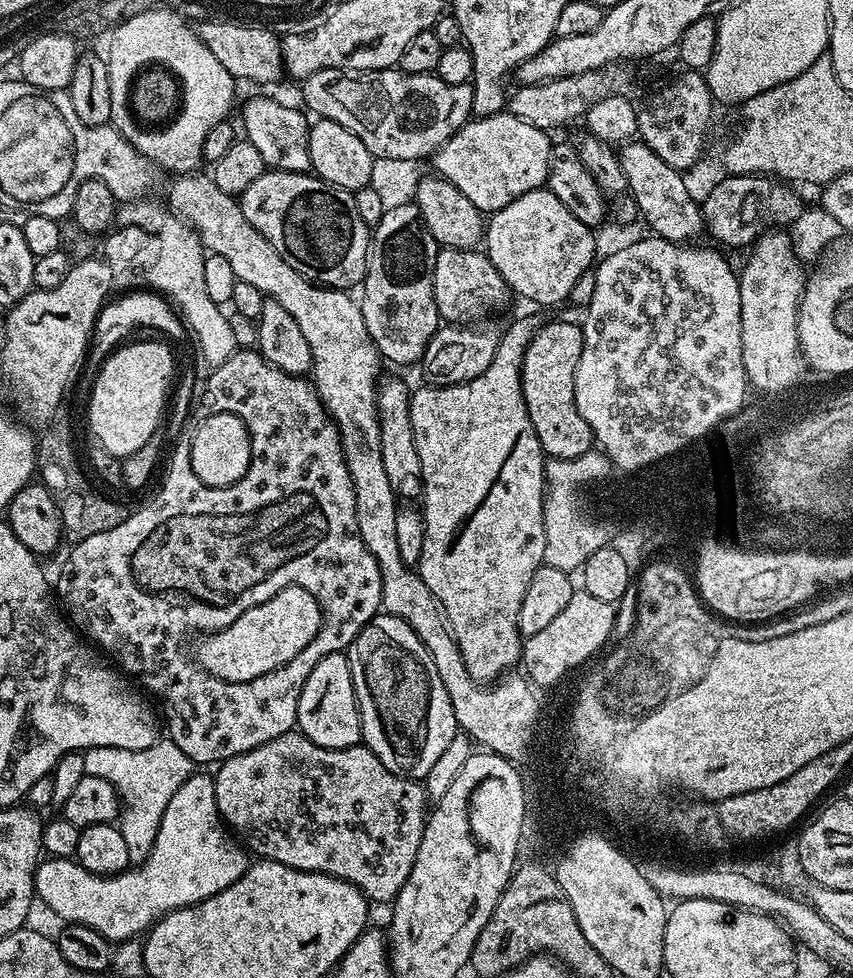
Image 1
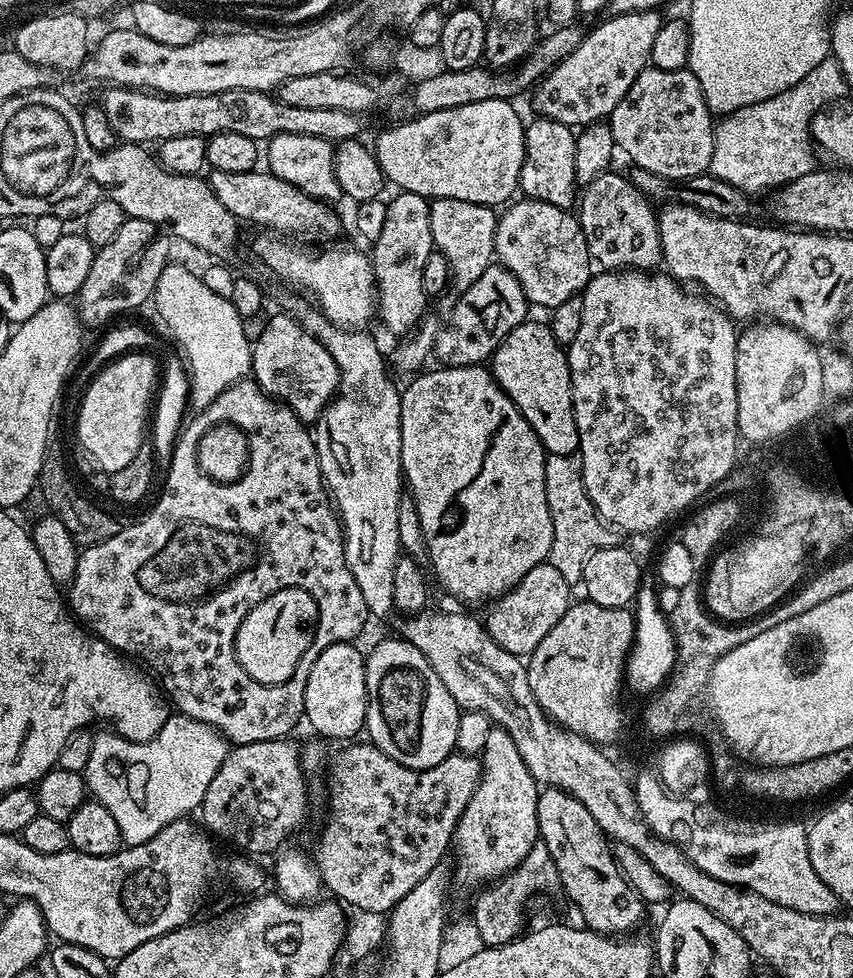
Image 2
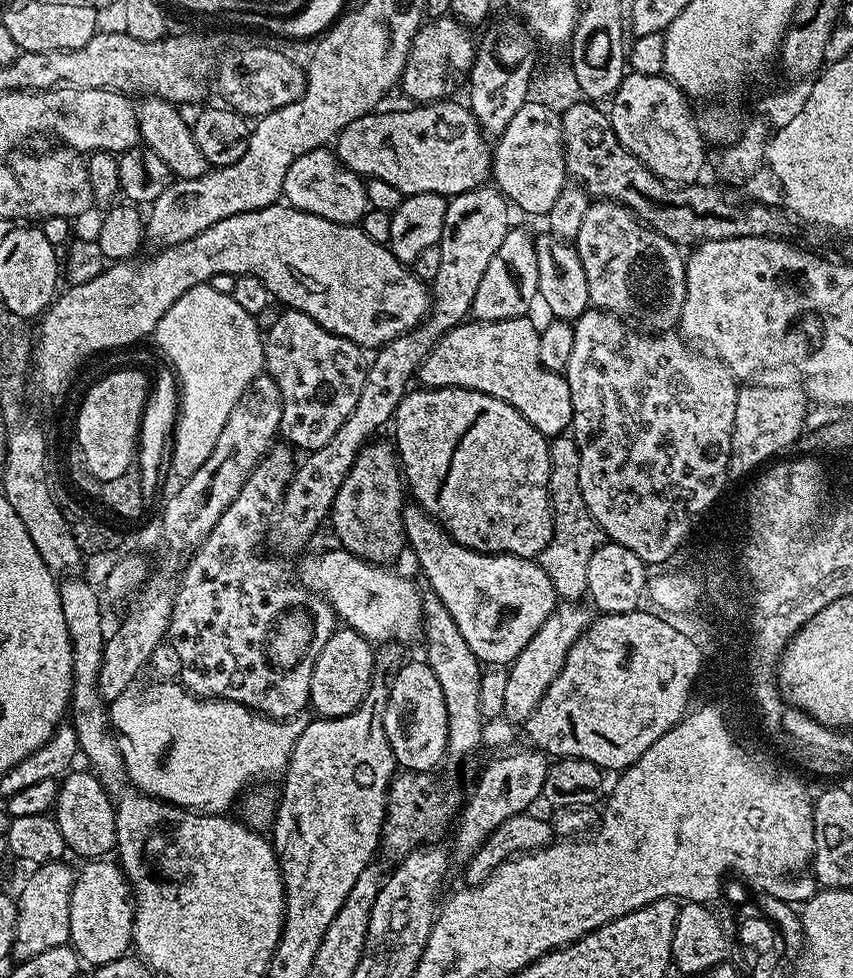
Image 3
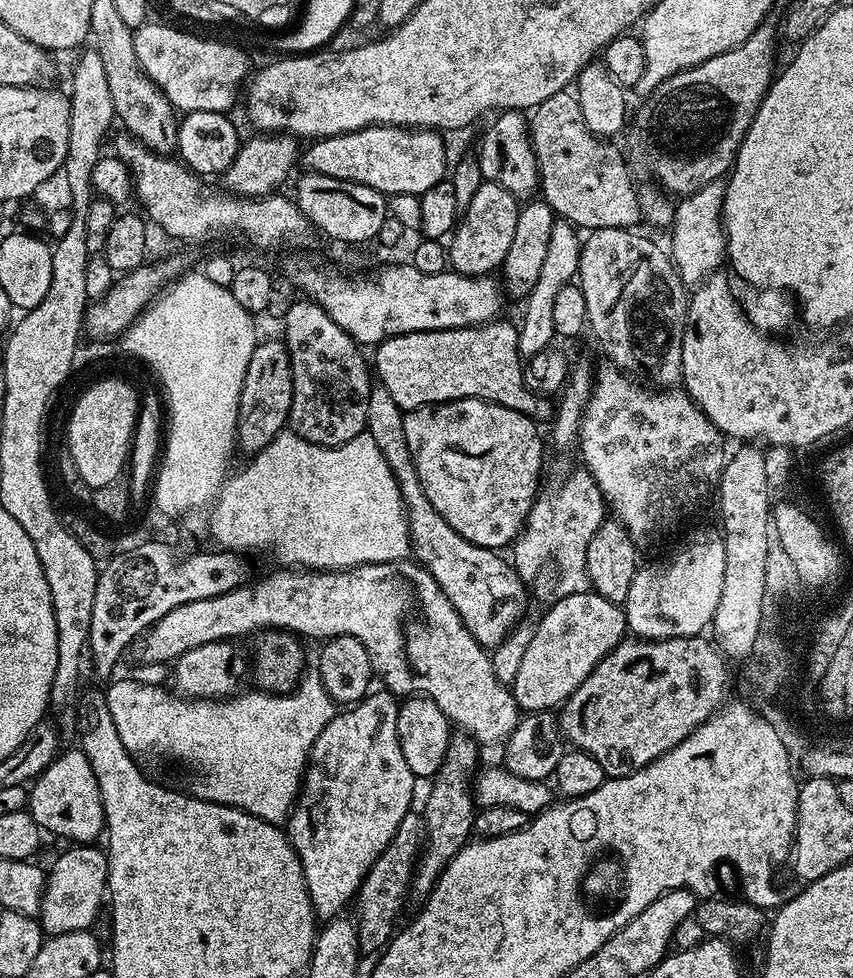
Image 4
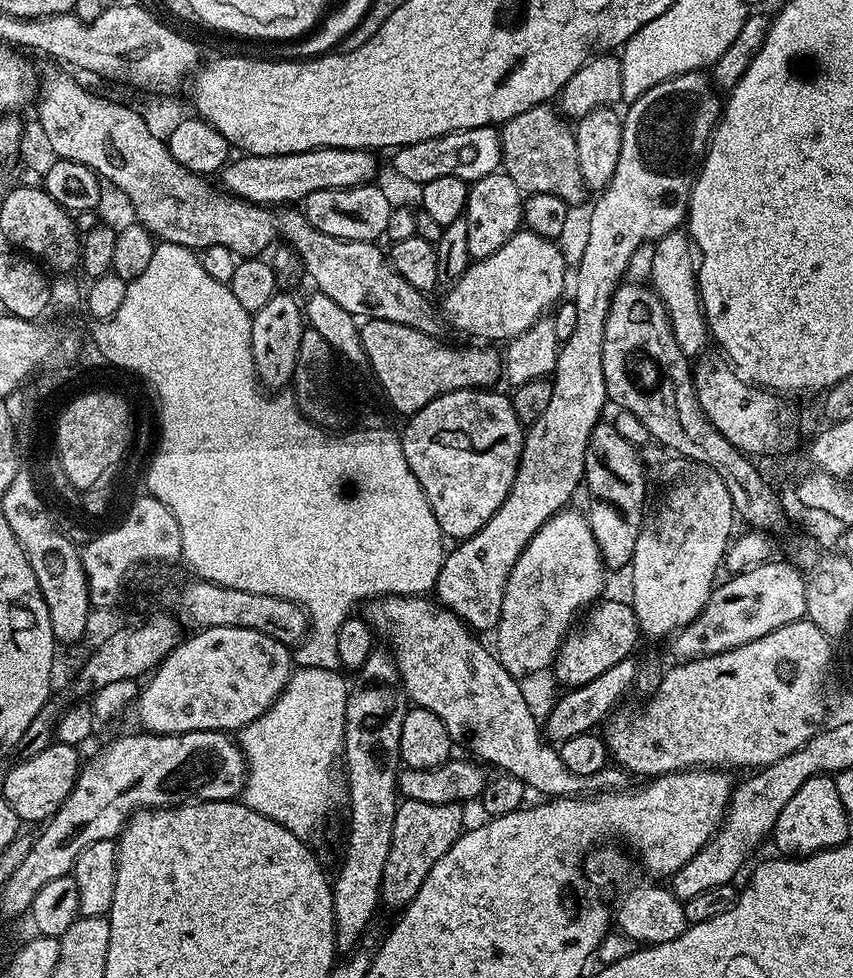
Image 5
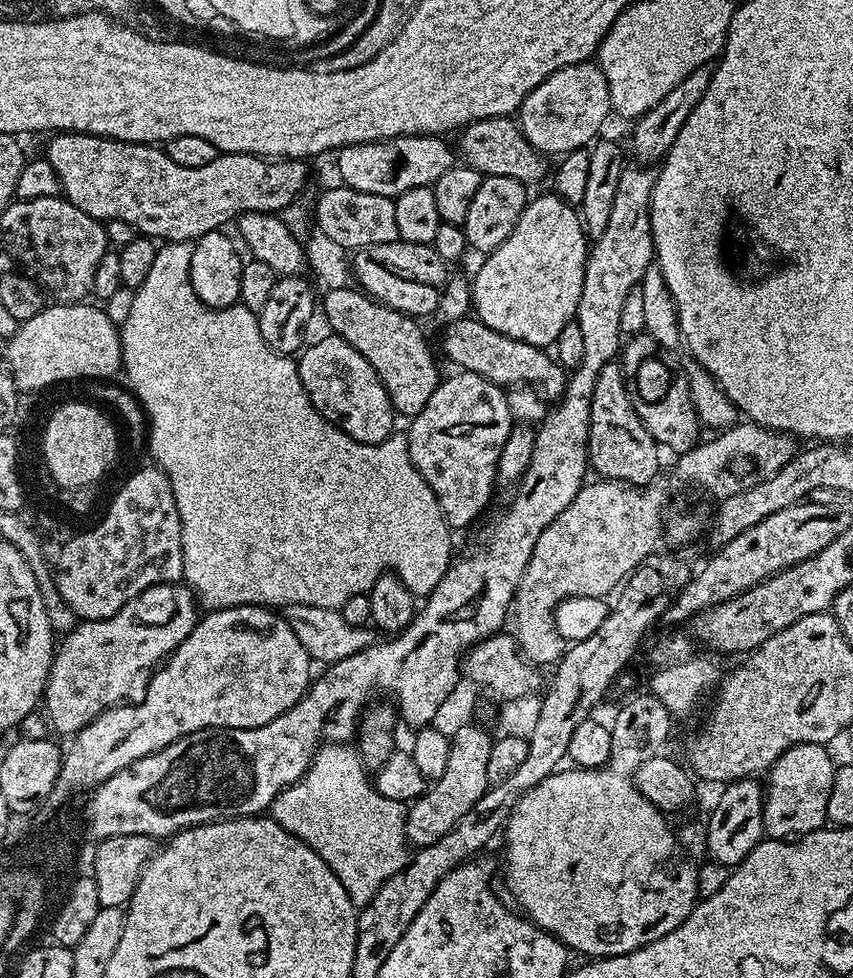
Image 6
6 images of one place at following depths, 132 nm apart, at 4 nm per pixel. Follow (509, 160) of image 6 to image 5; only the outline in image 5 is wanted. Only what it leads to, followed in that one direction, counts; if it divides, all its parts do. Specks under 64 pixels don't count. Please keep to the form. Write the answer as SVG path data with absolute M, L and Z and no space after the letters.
M539 104L526 114L518 114L514 118L504 121L499 129L500 134L500 159L502 171L507 176L514 178L521 192L531 194L554 194L562 198L565 204L575 206L586 197L586 189L582 180L582 170L578 170L578 146L576 145L576 133L573 125L555 107L548 104Z

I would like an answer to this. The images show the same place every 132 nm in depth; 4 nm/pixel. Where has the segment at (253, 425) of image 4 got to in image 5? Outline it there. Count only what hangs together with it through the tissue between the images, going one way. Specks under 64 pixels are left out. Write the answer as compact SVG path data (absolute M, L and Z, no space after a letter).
M280 290L274 298L270 298L270 302L266 302L266 306L262 306L262 310L251 313L251 317L250 346L257 381L265 389L284 388L287 384L289 387L290 381L296 374L298 350L306 327L301 301L299 299L296 301L287 291Z

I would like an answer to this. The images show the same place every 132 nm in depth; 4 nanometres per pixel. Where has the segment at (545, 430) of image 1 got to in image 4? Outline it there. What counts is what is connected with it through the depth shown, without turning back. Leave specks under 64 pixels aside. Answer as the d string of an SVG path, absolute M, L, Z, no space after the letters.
M497 318L473 328L451 328L433 332L411 332L386 338L375 345L374 376L405 413L427 404L448 400L489 400L518 410L537 422L551 421L551 399L534 394L524 381L524 364L518 350L520 333L515 323Z

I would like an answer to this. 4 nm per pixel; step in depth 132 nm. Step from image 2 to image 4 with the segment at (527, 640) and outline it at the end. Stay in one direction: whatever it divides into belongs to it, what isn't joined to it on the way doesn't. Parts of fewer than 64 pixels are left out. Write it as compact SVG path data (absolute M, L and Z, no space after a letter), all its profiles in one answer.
M373 387L370 402L366 406L366 431L370 438L374 438L378 450L382 450L386 466L390 466L400 487L412 543L411 555L415 563L424 567L434 582L438 582L442 594L450 598L450 606L454 606L458 618L462 618L472 637L483 648L497 648L512 629L525 619L524 603L530 600L529 593L524 593L526 584L512 564L505 557L504 560L500 557L503 555L499 551L483 548L462 538L462 534L454 531L446 518L442 518L434 506L430 506L430 498L426 498L422 490L414 458L410 454L410 442L406 442L405 415L404 409L394 402L394 398L390 398L385 388Z

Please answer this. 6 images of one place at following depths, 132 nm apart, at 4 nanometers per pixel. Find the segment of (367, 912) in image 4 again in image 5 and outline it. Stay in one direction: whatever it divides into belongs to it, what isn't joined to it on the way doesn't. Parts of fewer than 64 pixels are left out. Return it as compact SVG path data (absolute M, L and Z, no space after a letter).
M401 799L396 805L394 814L394 838L390 838L390 854L386 857L386 870L382 870L382 886L380 887L380 903L386 909L403 910L422 890L422 882L426 882L426 874L434 870L434 862L454 846L454 842L465 831L464 808L459 803L431 805L430 802Z

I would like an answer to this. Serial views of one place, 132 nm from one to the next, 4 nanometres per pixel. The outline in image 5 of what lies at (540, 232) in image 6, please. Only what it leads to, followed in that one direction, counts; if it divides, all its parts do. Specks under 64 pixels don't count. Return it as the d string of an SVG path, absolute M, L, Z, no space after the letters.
M521 230L503 244L494 254L469 264L462 278L450 285L444 296L442 315L449 325L468 336L477 336L480 342L507 342L518 334L530 330L542 317L544 312L555 309L561 303L560 295L564 292L564 256L560 253L561 245L554 240L547 240L538 234Z

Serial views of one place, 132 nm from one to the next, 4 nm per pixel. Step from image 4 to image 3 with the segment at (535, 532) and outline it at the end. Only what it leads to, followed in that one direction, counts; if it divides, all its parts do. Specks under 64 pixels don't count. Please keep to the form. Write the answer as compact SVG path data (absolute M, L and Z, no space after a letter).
M553 437L549 441L548 453L551 466L548 490L552 502L552 534L546 550L540 552L538 562L550 575L556 593L561 599L580 602L588 594L586 566L590 566L594 550L598 550L601 544L605 543L606 537L582 498L578 482L580 452L576 448L575 439Z

